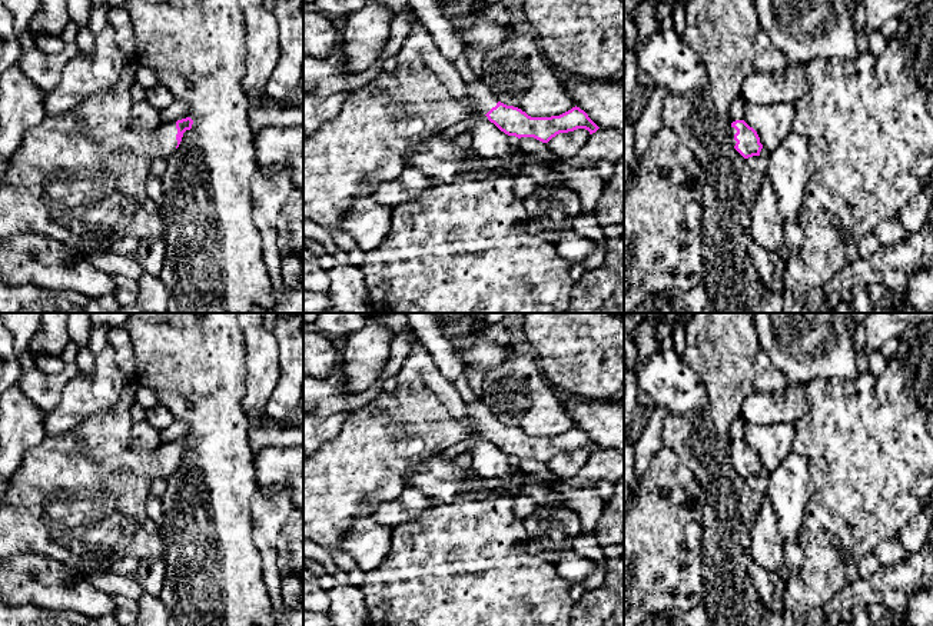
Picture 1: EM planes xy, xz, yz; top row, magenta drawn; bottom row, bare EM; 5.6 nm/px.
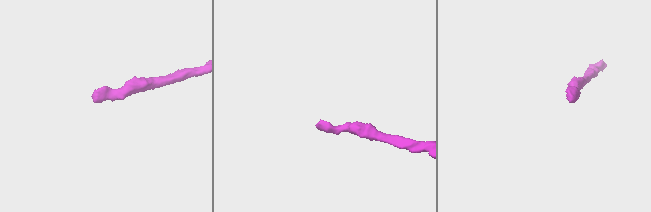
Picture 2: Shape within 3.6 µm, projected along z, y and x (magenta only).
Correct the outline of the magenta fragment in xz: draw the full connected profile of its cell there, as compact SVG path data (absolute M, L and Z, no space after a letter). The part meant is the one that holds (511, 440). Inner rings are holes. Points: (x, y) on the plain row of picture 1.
M422 380L398 384L394 393L382 390L368 406L351 412L341 433L303 462L303 540L341 549L341 539L353 520L372 516L381 505L394 502L409 473L466 440L471 433L485 434L508 456L534 457L542 463L560 453L585 449L592 454L600 449L577 426L560 436L531 437L518 427L498 422L482 400L466 404L466 412L466 419L455 420Z

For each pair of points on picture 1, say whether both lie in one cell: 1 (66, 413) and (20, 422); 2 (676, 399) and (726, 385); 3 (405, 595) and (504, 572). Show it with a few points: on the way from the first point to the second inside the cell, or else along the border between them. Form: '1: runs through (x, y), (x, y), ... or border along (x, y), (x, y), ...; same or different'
1: border along (43, 413), (43, 429), (47, 433); different
2: border along (684, 363), (706, 395), (706, 405), (690, 413); different
3: runs through (430, 595), (480, 595); same

